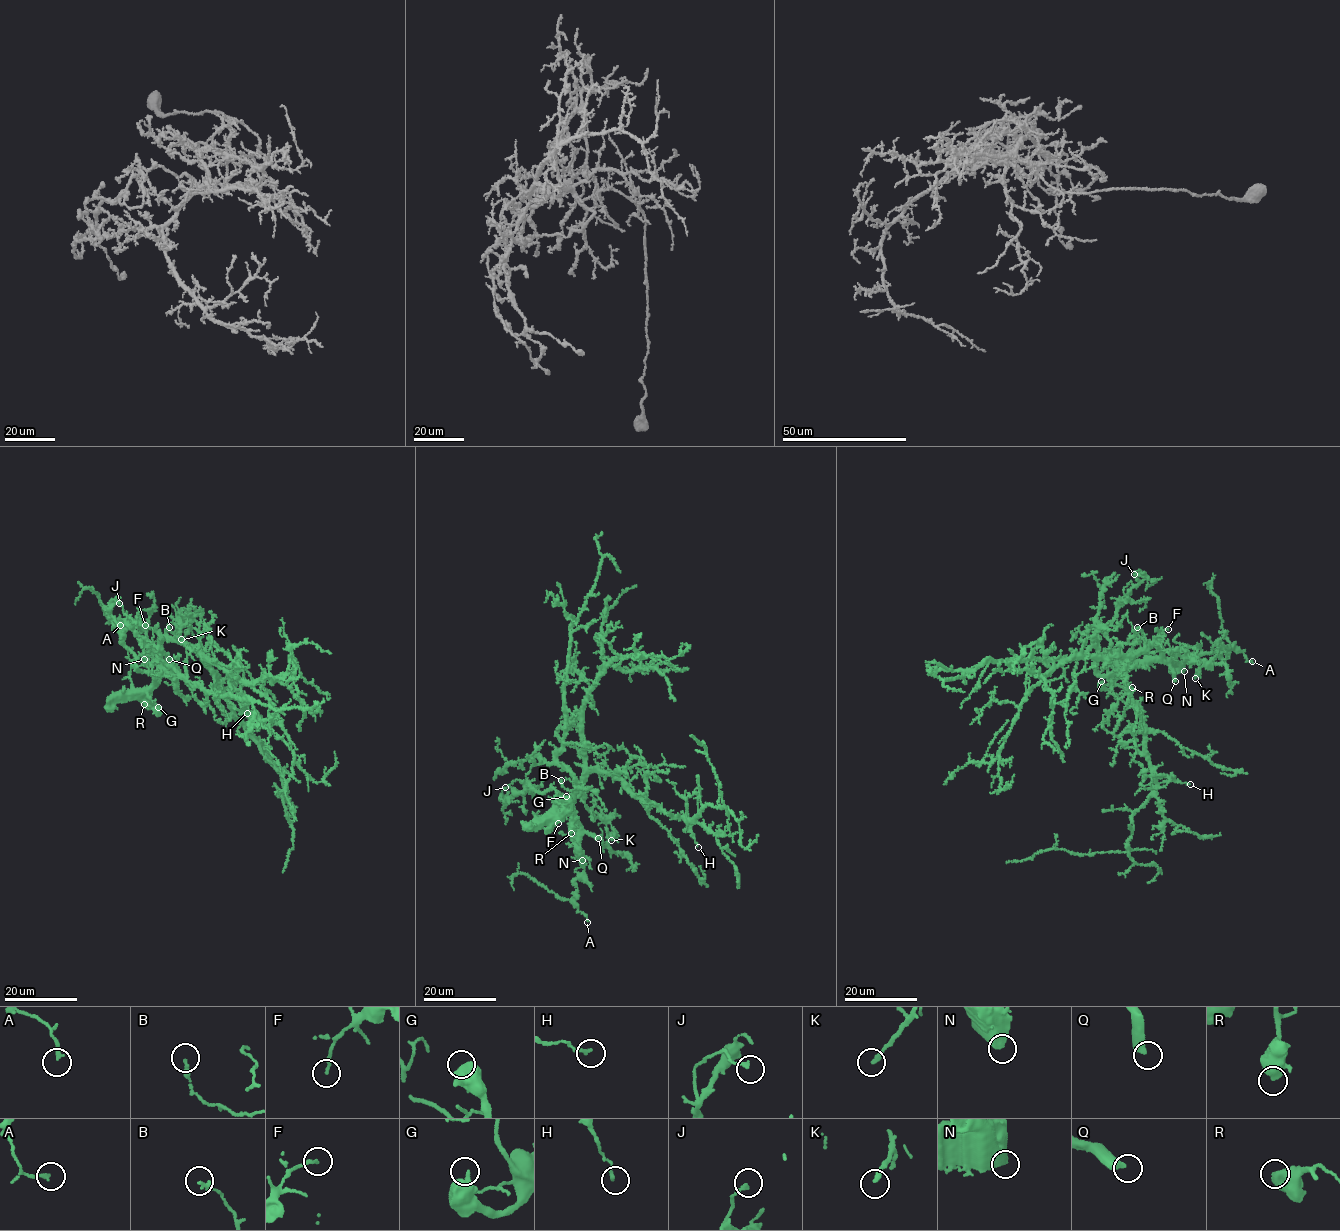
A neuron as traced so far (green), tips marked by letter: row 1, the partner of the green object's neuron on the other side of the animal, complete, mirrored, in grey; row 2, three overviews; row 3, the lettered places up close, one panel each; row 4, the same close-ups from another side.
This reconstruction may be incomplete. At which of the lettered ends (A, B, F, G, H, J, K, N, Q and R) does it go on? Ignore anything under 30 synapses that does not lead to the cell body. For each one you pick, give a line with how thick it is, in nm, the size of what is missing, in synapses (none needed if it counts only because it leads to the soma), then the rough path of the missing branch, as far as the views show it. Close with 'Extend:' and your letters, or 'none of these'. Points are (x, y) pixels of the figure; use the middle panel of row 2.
N: 600 nm thick; about 400 synapses
Extend: N

